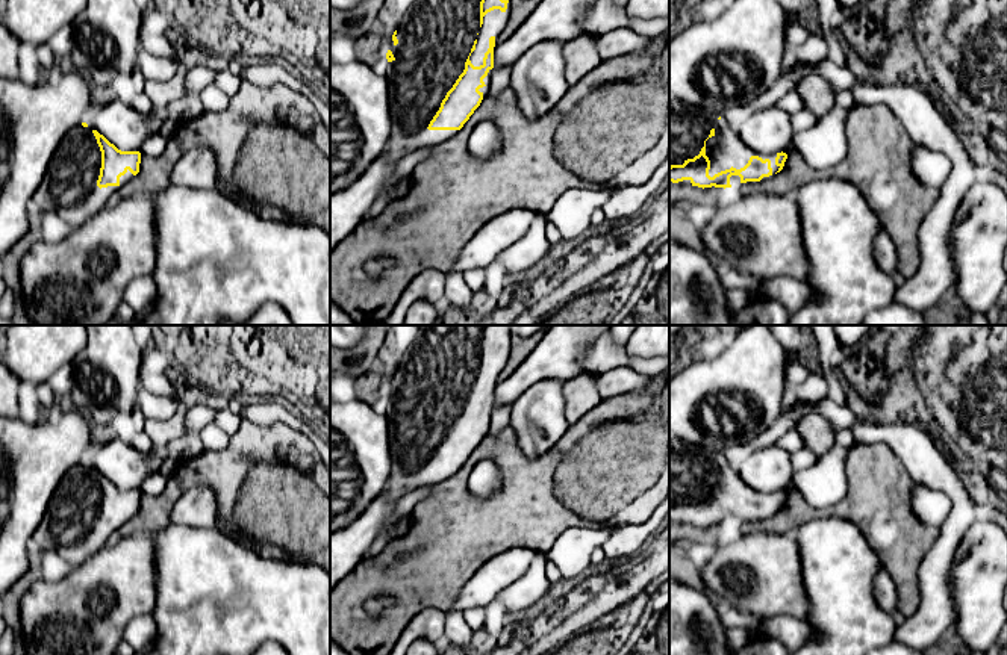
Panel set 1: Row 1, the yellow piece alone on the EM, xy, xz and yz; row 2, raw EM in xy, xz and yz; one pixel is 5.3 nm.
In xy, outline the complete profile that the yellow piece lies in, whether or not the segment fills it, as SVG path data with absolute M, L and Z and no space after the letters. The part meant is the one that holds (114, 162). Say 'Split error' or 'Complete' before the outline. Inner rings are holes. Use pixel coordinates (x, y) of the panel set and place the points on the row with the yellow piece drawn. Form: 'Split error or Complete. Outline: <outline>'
Split error. Outline: M86 123L76 126L58 145L45 174L53 212L73 227L82 225L139 172L139 163L139 151L121 151Z

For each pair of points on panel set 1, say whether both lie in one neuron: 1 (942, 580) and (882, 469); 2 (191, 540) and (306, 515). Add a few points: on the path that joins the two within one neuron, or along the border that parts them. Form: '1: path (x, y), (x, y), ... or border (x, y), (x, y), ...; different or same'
1: border (939, 528), (935, 543), (919, 566), (918, 586); different
2: border (233, 533), (253, 545); different

